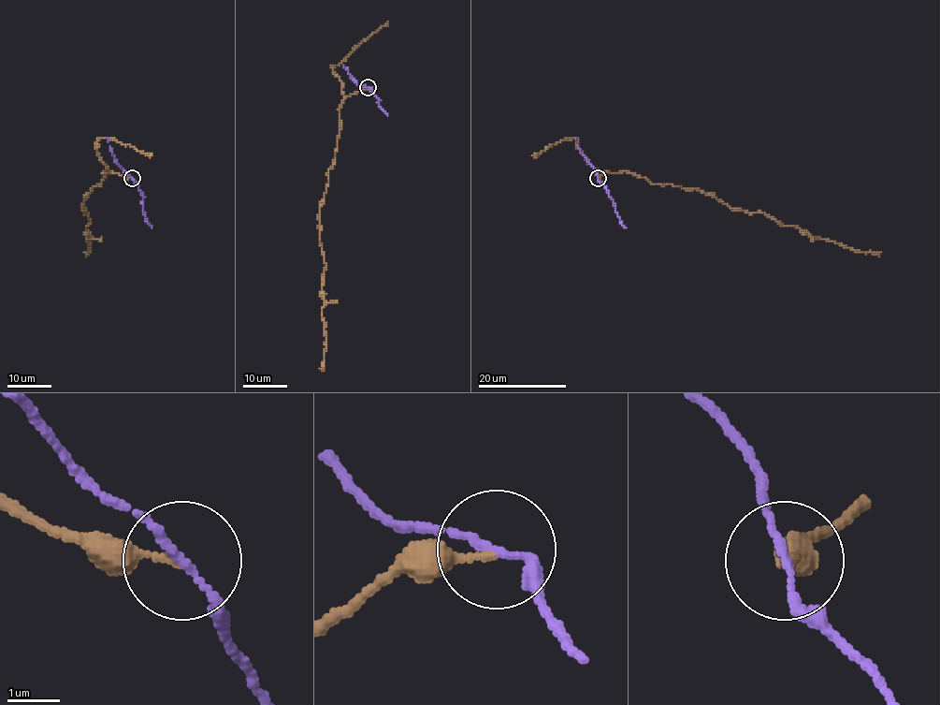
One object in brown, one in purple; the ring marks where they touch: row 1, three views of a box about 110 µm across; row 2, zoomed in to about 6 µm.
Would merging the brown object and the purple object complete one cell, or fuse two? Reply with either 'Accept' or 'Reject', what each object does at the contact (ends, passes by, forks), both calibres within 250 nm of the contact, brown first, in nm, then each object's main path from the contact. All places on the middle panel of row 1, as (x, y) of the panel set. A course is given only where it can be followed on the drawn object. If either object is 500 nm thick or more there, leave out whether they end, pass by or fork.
Reject. At the ring brown ends. At the ring purple passes by. Thickness 160 nm (brown) against 140 nm. Course of brown: (368, 88), (350, 95), (339, 109), (335, 158), (320, 206), (319, 242), (325, 265), (321, 370). Course of purple: (368, 88), (388, 116)

